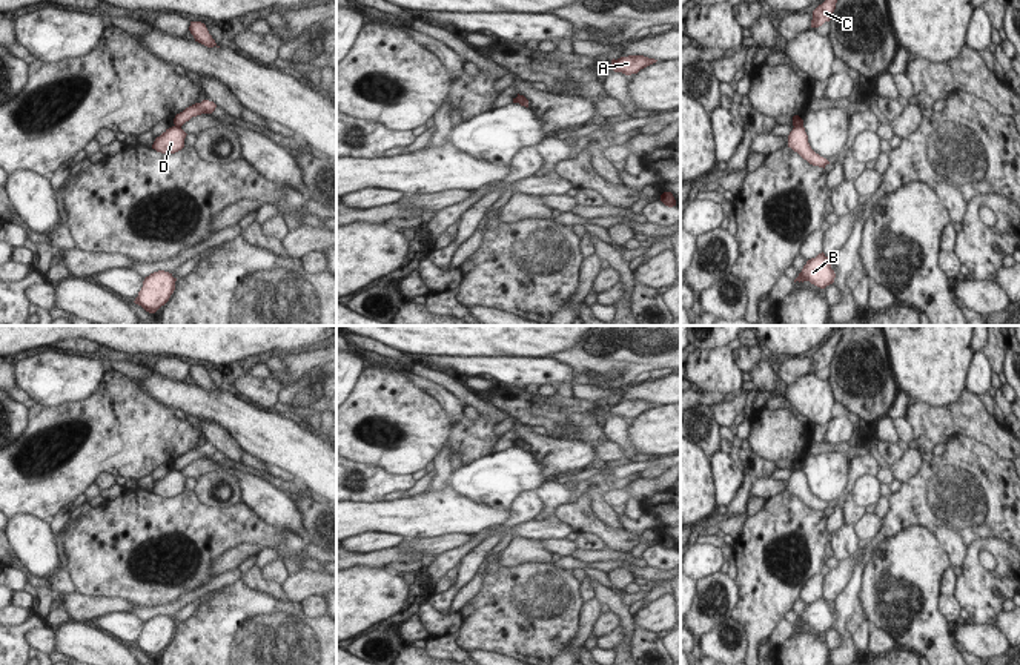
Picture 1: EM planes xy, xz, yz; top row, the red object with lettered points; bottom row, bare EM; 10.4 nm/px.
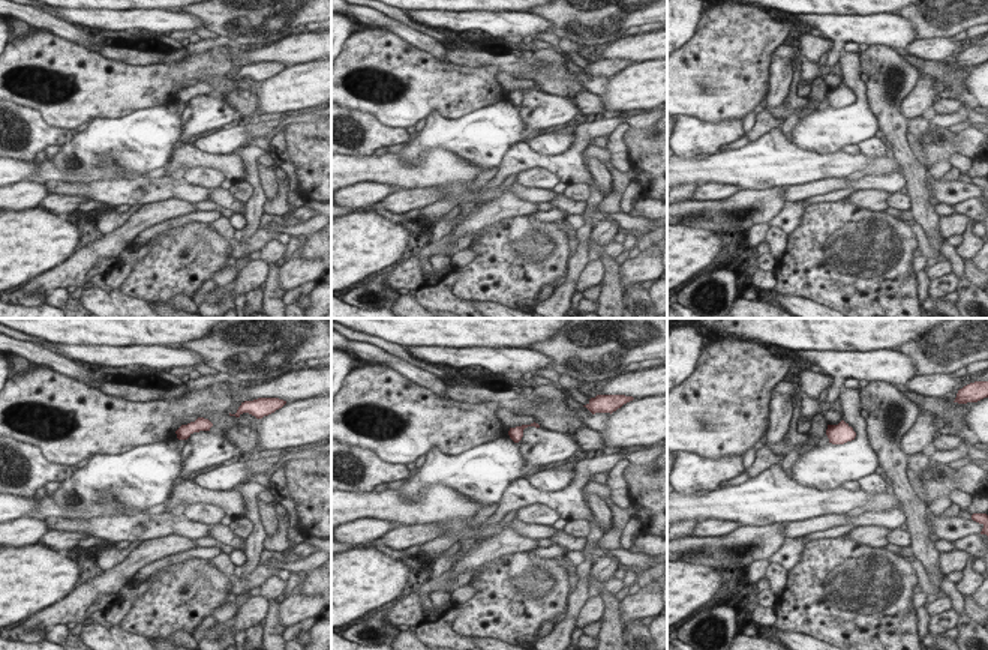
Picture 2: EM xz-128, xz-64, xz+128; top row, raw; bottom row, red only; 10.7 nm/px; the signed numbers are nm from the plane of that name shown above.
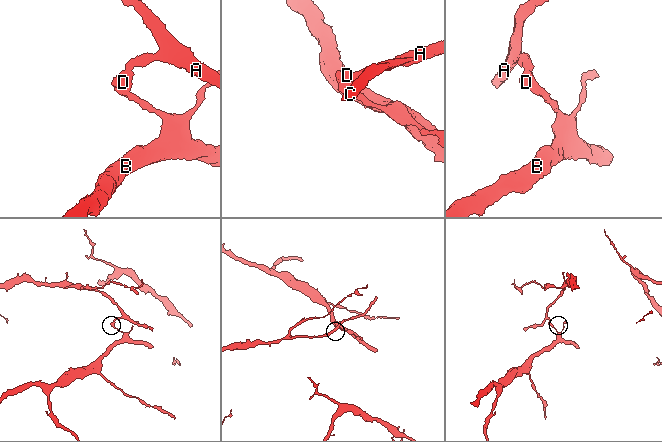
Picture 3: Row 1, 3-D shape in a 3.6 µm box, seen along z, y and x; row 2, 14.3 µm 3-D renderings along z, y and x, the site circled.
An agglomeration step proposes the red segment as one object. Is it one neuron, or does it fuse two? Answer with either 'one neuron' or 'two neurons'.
two neurons

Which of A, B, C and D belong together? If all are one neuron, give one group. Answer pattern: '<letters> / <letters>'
A C / B D

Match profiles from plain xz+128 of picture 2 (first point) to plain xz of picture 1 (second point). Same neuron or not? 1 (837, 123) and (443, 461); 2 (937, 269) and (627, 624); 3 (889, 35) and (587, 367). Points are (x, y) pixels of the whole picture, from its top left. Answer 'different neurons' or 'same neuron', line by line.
1: same neuron
2: different neurons
3: different neurons

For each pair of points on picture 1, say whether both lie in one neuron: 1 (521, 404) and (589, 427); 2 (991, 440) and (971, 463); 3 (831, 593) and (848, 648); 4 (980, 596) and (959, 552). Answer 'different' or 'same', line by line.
1: same
2: different
3: different
4: different

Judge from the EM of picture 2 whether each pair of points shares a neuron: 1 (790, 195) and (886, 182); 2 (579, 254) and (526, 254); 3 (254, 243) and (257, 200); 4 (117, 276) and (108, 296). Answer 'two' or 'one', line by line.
1: one
2: two
3: two
4: one

